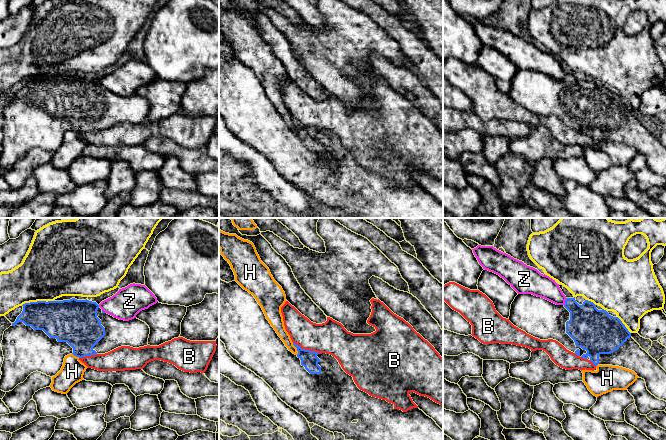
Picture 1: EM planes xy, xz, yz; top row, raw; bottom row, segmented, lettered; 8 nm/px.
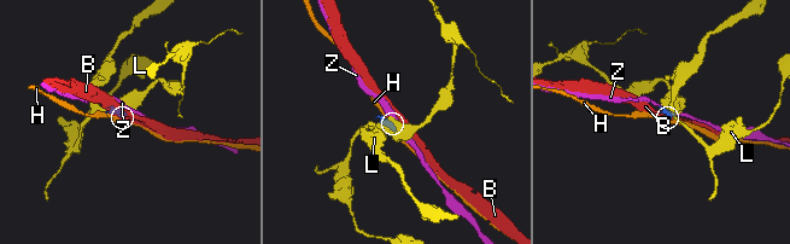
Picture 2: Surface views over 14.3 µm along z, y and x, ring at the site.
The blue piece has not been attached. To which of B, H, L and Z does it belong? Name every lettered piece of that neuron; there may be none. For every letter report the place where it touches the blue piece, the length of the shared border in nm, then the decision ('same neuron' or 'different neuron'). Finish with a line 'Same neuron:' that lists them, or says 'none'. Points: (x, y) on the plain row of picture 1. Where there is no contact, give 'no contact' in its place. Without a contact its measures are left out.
B: xz (306, 126) | 240 nm | different neuron
H: xz (297, 125) | 100 nm | different neuron
L: xy (37, 77) | 260 nm | different neuron
Z: yz (565, 77) | 70 nm | different neuron
Same neuron: none

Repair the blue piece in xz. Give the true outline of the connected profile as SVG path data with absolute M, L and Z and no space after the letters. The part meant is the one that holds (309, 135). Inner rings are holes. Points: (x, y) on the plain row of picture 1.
M219 54L219 115L225 120L227 128L230 132L236 136L239 140L254 148L257 152L262 154L278 171L278 173L285 178L288 182L302 190L309 199L314 199L330 208L342 209L345 212L345 216L353 216L354 218L443 218L443 206L436 200L436 198L427 192L419 184L413 184L407 188L403 188L400 185L395 185L394 180L387 178L376 173L370 172L368 169L360 166L355 160L353 153L347 150L339 140L338 136L330 130L319 130L315 127L302 125L297 120L293 121L297 124L298 130L295 131L285 122L284 118L278 112L274 104L258 80L256 75L248 67L244 66L236 57L225 58Z

